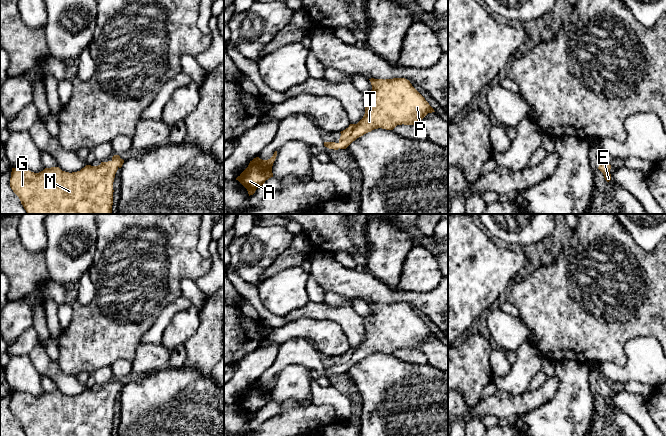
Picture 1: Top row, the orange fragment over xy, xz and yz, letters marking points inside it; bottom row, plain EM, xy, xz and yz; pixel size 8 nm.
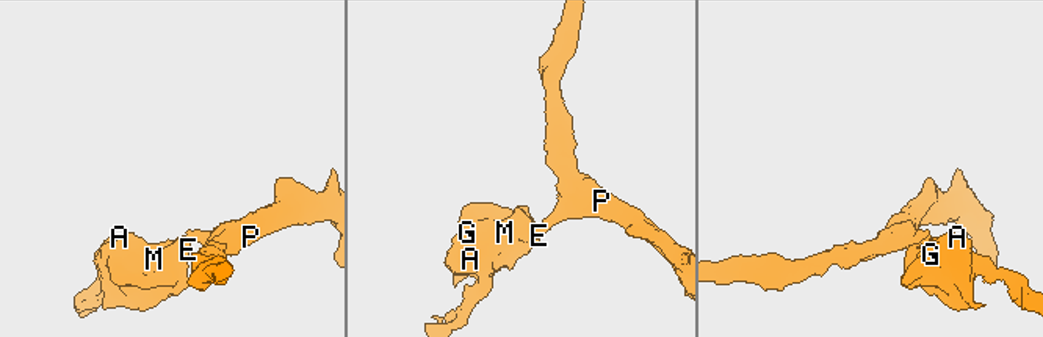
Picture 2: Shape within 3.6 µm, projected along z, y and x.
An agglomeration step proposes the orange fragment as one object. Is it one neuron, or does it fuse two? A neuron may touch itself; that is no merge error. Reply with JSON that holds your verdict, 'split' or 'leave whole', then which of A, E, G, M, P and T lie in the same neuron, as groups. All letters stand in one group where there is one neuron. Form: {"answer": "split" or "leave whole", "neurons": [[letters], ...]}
{"answer": "leave whole", "neurons": [["A", "E", "G", "M", "P", "T"]]}

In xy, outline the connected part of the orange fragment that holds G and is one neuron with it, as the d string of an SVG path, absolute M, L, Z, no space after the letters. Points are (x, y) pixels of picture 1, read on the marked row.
M114 155L111 161L72 173L59 167L39 173L12 168L10 187L27 214L112 214L113 182L123 163Z

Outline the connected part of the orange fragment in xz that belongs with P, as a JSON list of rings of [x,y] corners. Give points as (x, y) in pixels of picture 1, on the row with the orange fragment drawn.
[[[405,78],[369,80],[372,90],[364,94],[363,118],[341,131],[338,143],[324,142],[325,147],[346,149],[357,138],[378,128],[393,130],[402,124],[420,126],[421,120],[428,113],[435,112]]]

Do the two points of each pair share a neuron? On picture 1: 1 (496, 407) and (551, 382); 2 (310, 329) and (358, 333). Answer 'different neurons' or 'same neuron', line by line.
1: same neuron
2: different neurons

